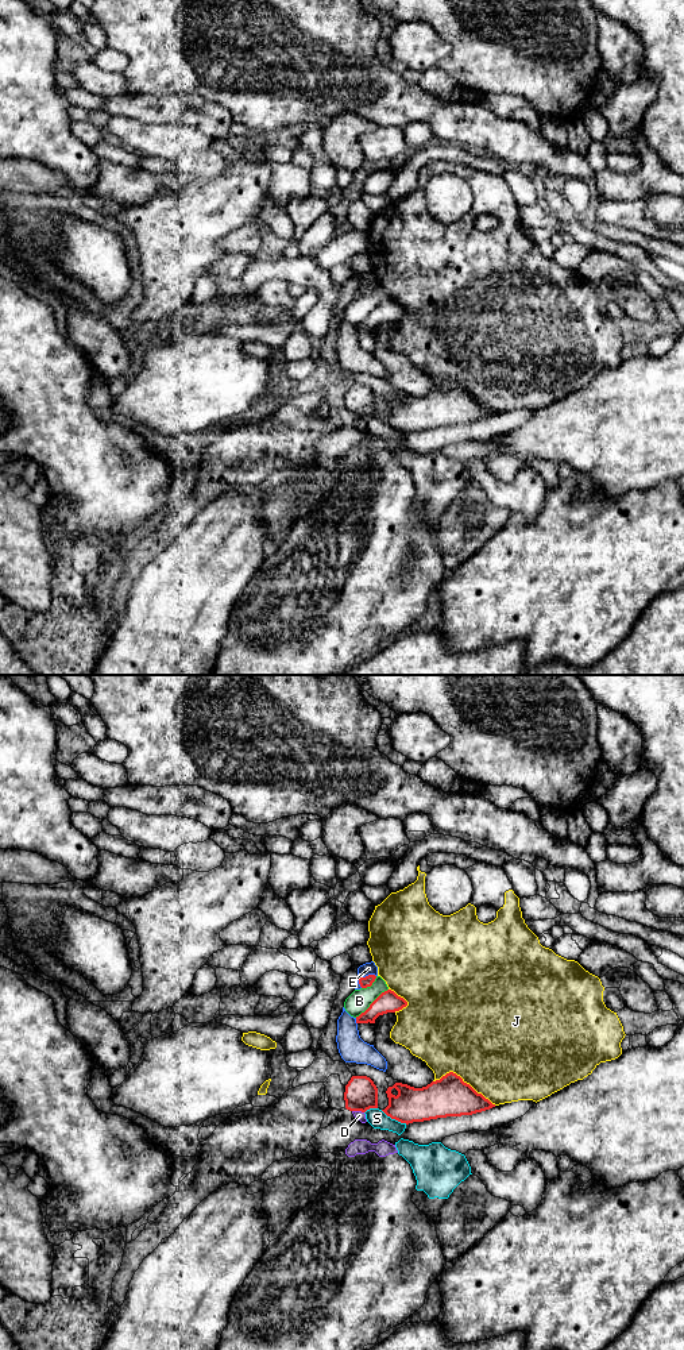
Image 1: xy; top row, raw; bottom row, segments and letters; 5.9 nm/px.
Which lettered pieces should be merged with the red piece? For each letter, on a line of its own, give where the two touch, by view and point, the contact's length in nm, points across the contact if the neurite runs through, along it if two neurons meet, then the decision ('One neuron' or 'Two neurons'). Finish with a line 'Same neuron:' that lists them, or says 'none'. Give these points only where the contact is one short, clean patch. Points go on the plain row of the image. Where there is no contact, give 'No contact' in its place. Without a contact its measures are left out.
B: Touches red at xy (371, 312). Shared border 260 nm. Two neurons
D: Touches red at xy (358, 419). Shared border 70 nm. Boundary: xy (352, 419), (363, 421). Two neurons
E: Touches red at xy (363, 286). Shared border 120 nm. Two neurons
J: Touches red at xy (463, 390). Shared border 400 nm. Two neurons
S: Touches red at xy (394, 427). Shared border 180 nm. Boundary: xy (381, 419), (391, 427), (406, 432). Two neurons
Same neuron: none

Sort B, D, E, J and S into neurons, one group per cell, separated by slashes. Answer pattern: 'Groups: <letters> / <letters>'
Groups: B / D / E S / J

